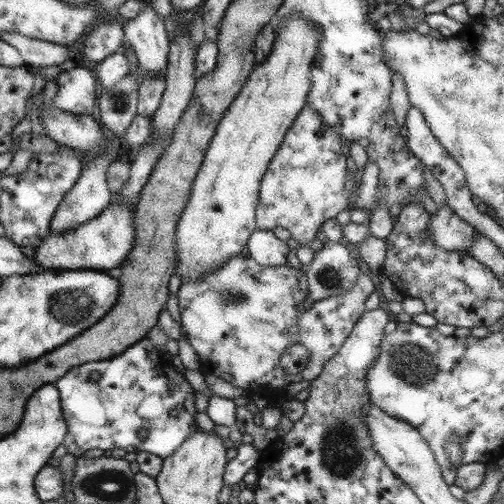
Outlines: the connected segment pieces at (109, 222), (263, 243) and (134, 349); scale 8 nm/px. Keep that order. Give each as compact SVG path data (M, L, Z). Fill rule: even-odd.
M109 203L95 218L76 226L73 230L61 234L51 233L46 236L37 249L34 250L33 260L41 270L94 270L106 272L111 268L119 267L128 257L129 251L134 245L133 214L134 204Z
M261 229L253 231L246 246L248 256L261 266L273 268L287 264L285 256L289 249L285 241L277 239L272 231Z
M146 336L113 358L71 367L53 384L60 396L63 420L67 427L62 444L67 453L74 457L81 457L90 448L102 451L121 448L125 452L149 453L162 459L173 454L188 434L199 429L194 419L194 390L185 381L183 374L175 371L171 362L160 356ZM91 372L99 372L96 382L89 381ZM140 428L148 430L145 440L137 438L136 432Z

